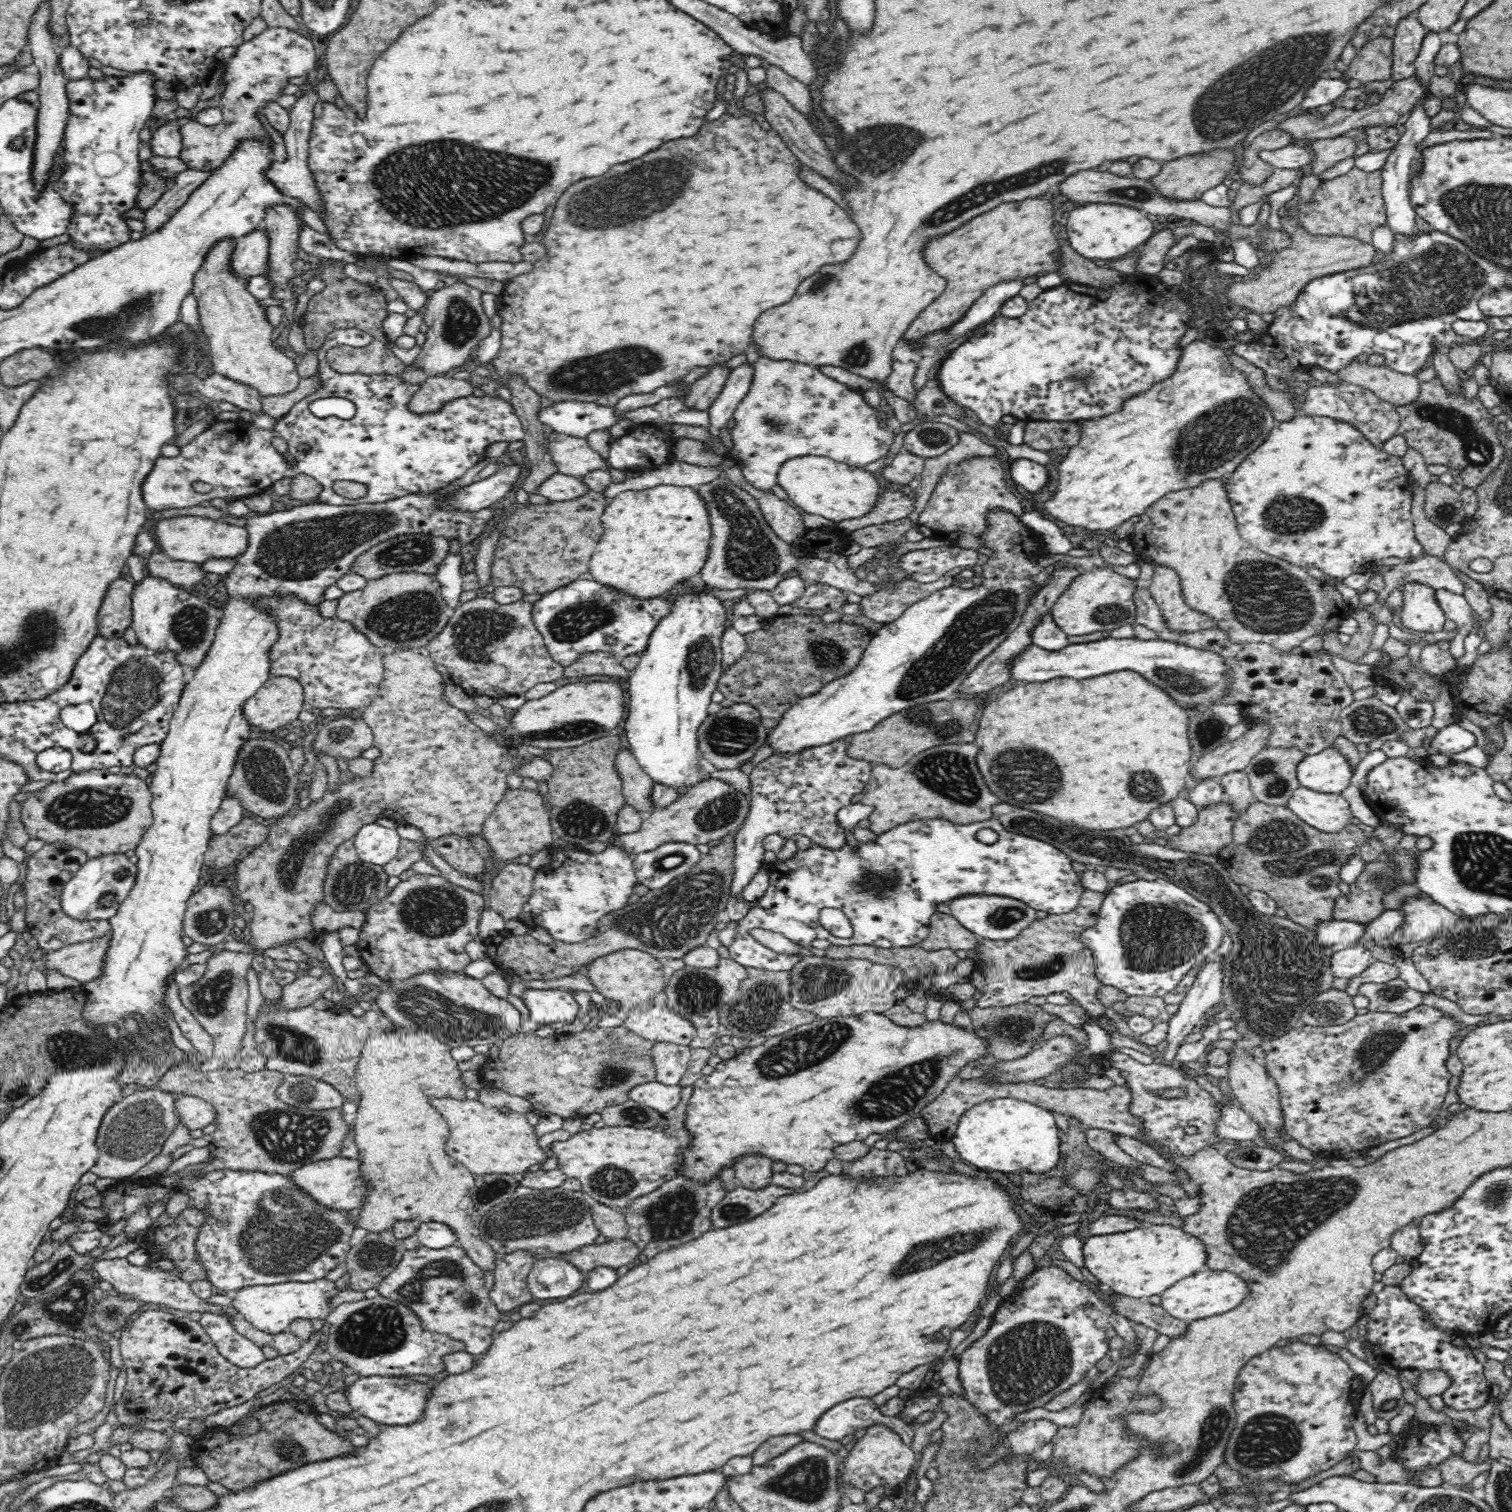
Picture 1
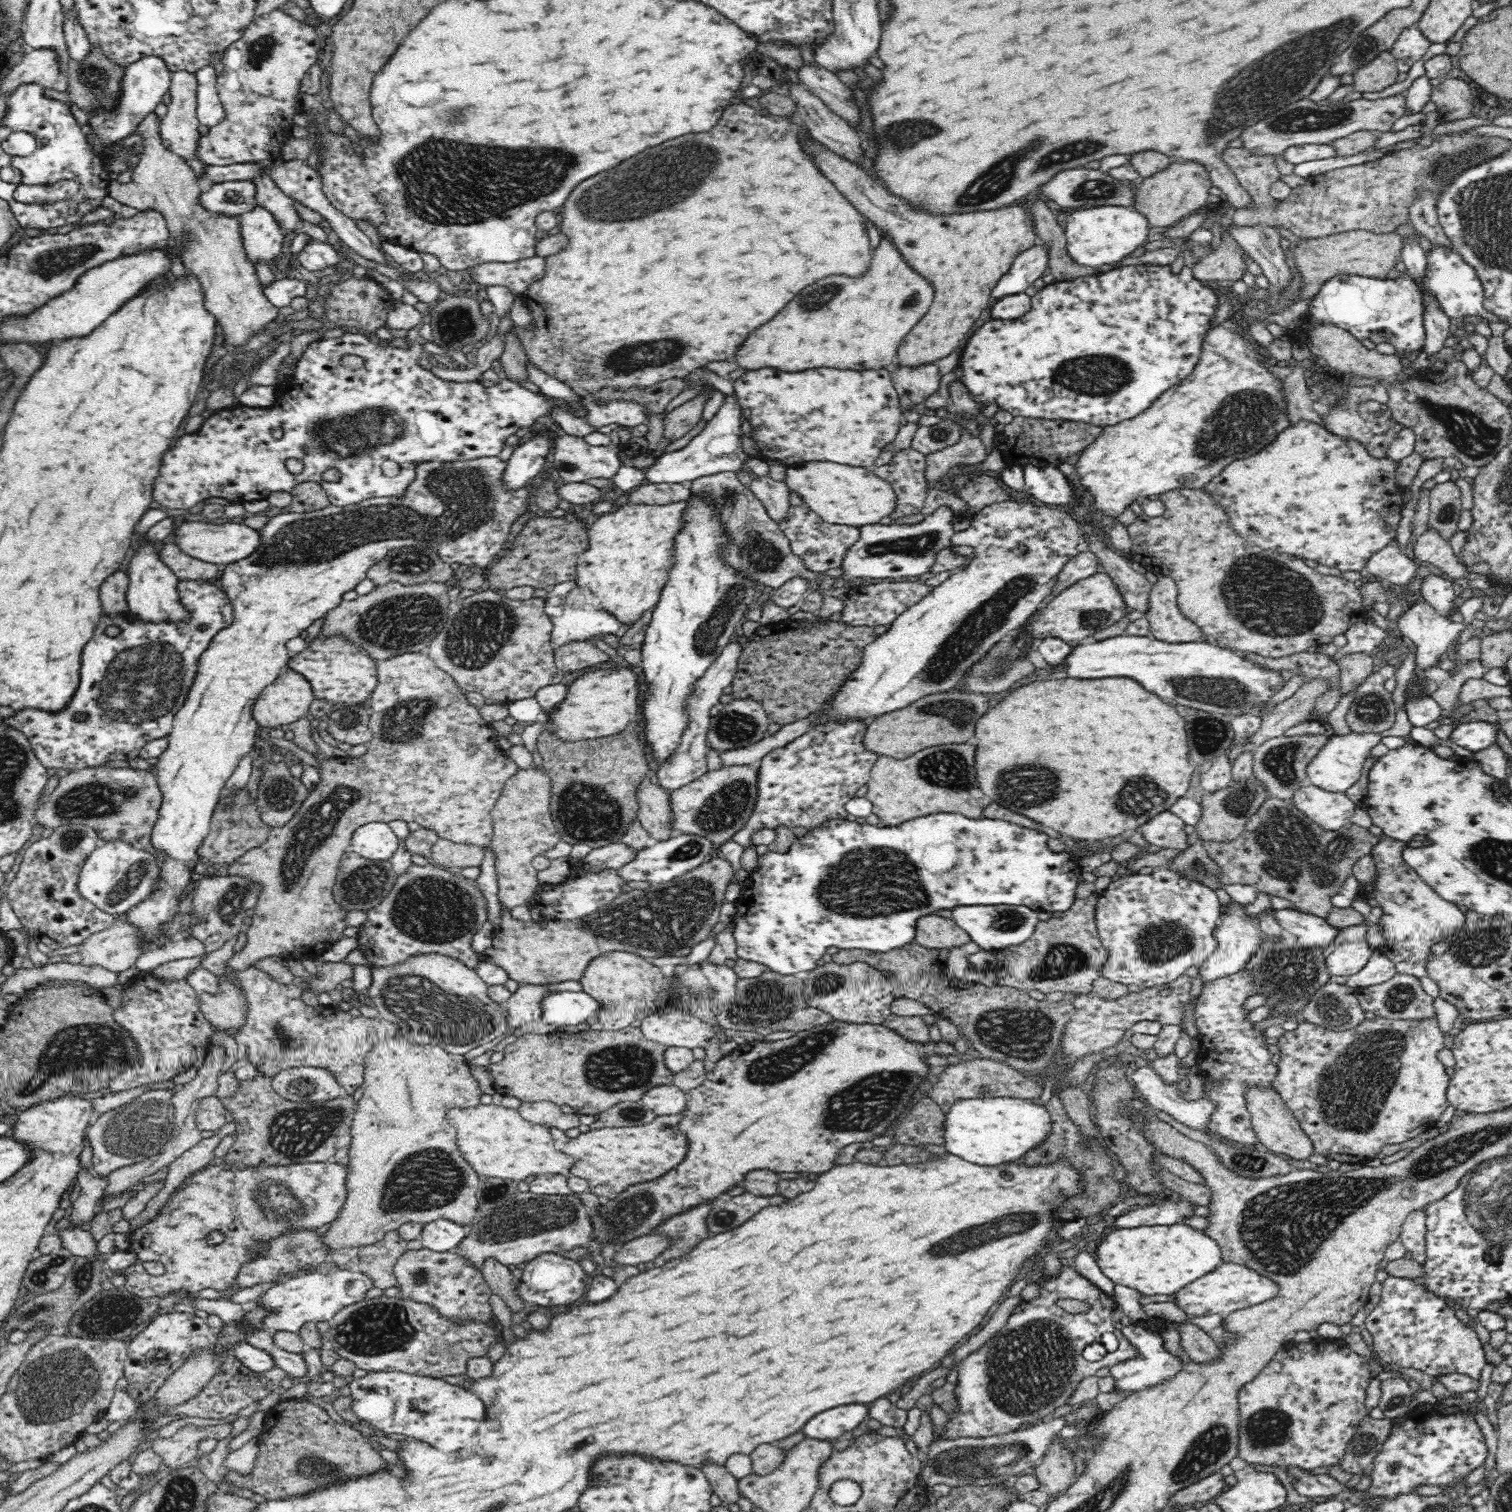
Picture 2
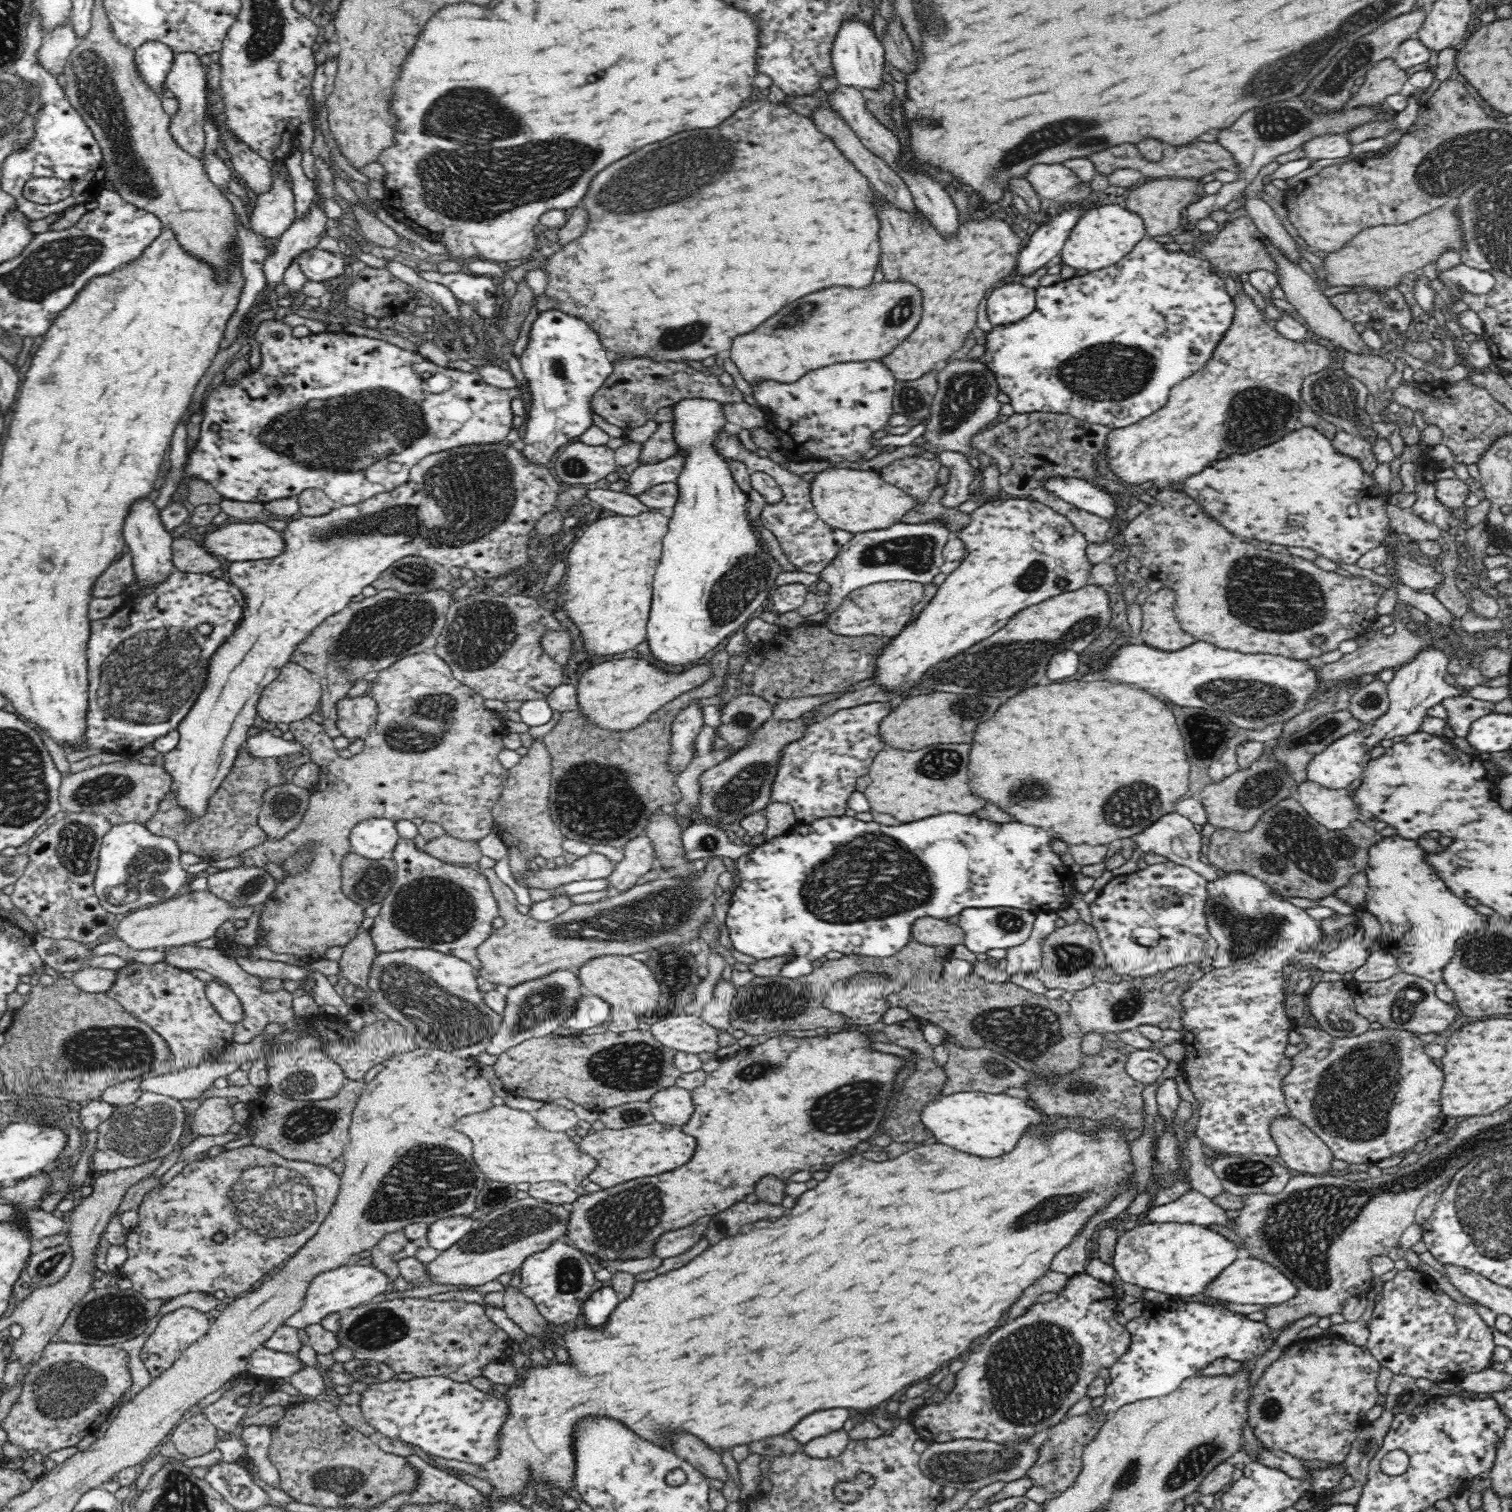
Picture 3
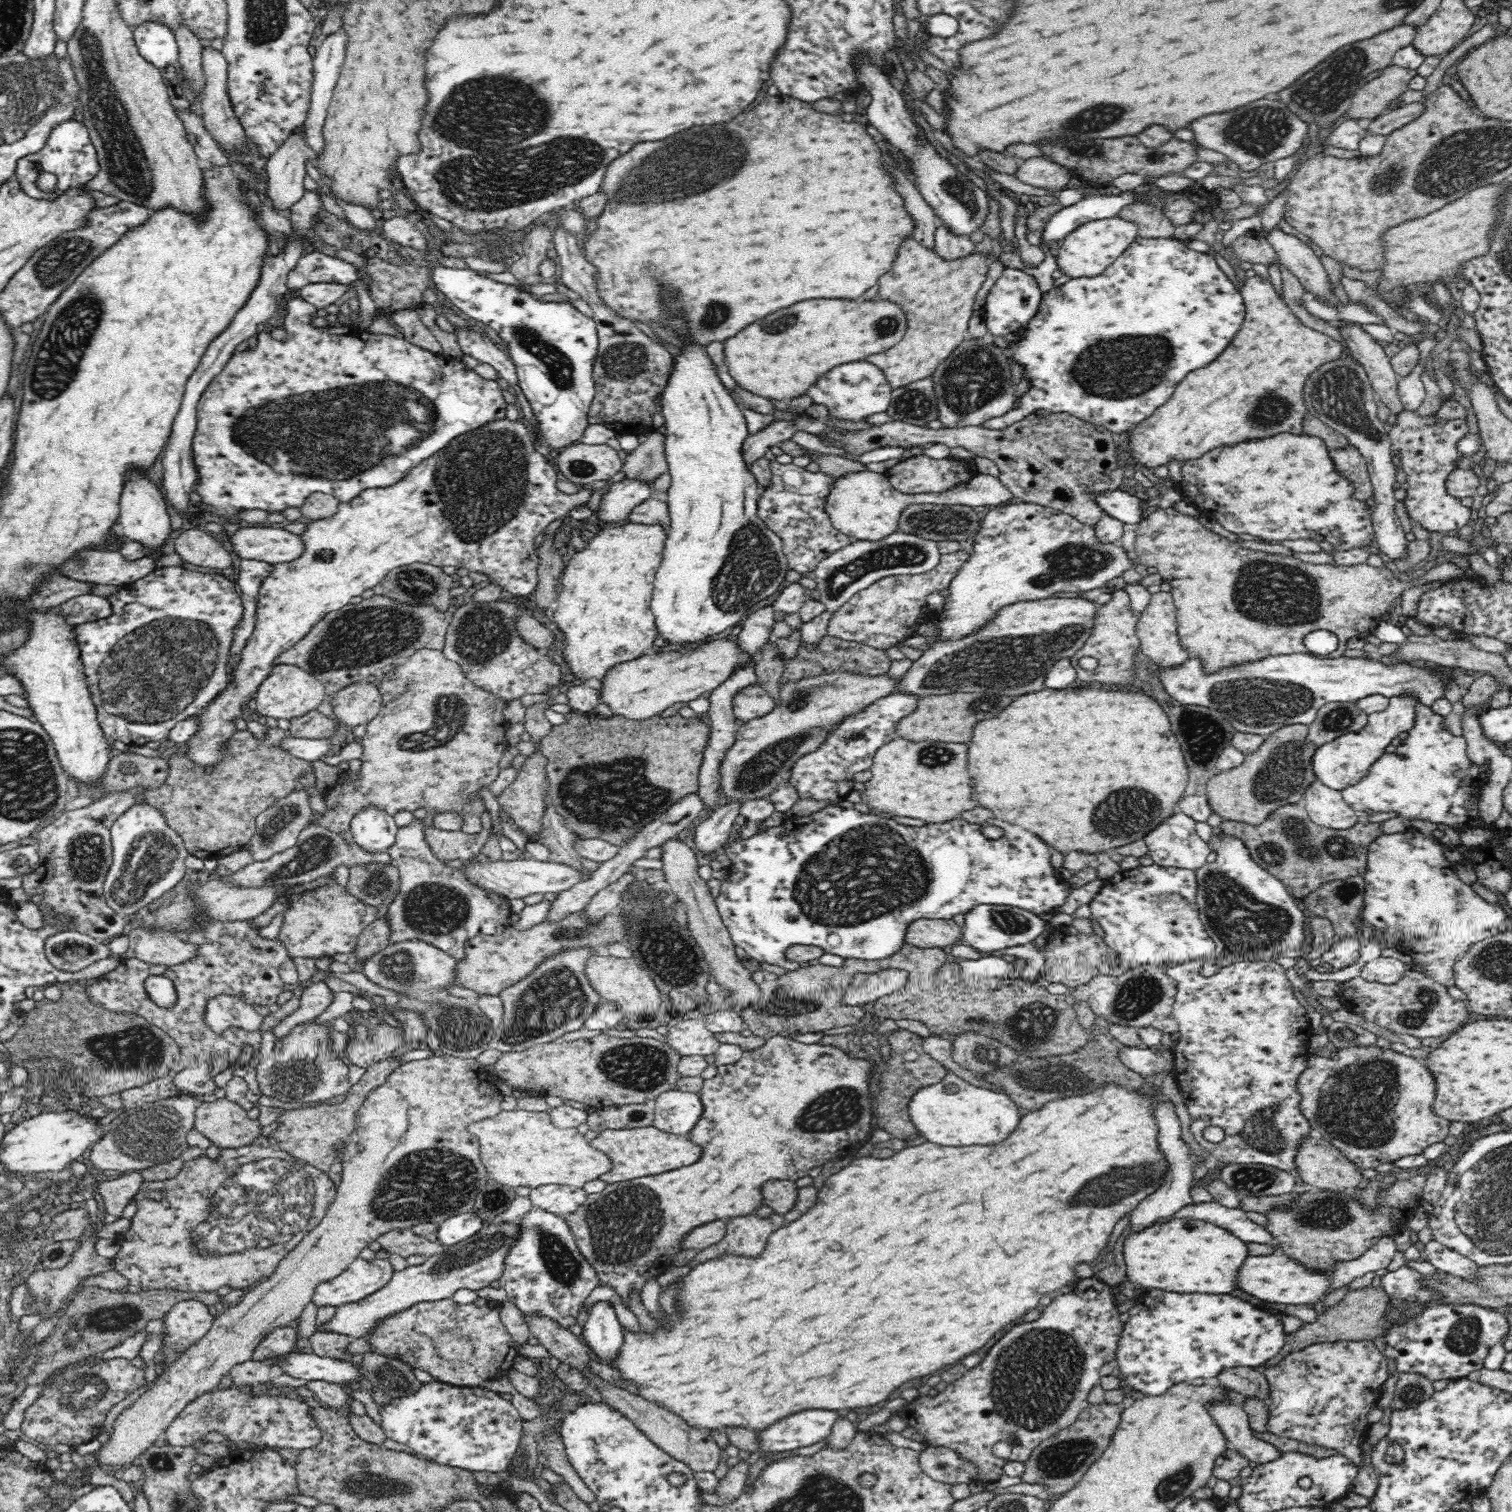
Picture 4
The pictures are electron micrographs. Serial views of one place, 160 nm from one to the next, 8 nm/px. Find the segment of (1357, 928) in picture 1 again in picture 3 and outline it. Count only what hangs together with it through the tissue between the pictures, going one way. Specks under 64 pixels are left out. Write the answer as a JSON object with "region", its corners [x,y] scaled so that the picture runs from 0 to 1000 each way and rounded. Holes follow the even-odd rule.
{"region":[[[823,577],[811,578],[803,583],[799,583],[800,595],[798,598],[799,614],[805,623],[805,630],[802,634],[802,640],[811,640],[833,635],[845,624],[845,622],[854,622],[856,626],[873,626],[875,620],[873,610],[862,602],[845,594],[833,581]]]}

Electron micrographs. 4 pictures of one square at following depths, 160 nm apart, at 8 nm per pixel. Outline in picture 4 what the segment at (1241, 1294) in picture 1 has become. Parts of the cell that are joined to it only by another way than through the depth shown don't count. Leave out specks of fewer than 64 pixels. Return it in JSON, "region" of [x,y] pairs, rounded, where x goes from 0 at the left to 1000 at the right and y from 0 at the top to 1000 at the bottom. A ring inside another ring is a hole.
{"region":[[[842,828],[841,830],[824,831],[817,843],[817,853],[823,854],[836,862],[868,862],[872,870],[876,869],[875,860],[880,851],[877,842],[866,841],[856,833]]]}

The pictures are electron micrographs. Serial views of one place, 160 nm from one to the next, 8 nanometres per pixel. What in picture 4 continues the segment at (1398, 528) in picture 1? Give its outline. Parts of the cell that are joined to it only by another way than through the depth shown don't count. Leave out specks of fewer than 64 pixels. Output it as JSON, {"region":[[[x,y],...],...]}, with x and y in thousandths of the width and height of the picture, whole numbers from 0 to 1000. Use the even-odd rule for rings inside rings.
{"region":[[[845,287],[843,290],[836,290],[836,291],[828,291],[828,292],[821,292],[819,295],[811,295],[806,298],[800,298],[800,300],[796,300],[793,304],[785,306],[782,308],[782,319],[779,322],[779,325],[782,330],[791,335],[795,341],[806,345],[812,352],[816,353],[828,353],[831,356],[839,357],[839,358],[850,358],[856,357],[868,357],[871,359],[878,358],[882,362],[882,365],[889,365],[890,364],[905,364],[908,363],[909,358],[909,351],[908,350],[907,338],[901,330],[896,329],[896,323],[889,315],[884,312],[882,305],[880,303],[878,295],[874,290],[864,287]]]}

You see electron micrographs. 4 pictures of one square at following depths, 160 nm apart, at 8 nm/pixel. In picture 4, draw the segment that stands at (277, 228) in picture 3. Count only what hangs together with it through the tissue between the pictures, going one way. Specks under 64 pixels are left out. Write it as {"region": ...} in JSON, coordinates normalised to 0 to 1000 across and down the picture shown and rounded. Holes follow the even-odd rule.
{"region":[[[197,84],[176,108],[176,130],[180,134],[180,138],[187,140],[192,139],[194,135],[202,128],[201,106],[209,102],[202,94],[201,84]]]}

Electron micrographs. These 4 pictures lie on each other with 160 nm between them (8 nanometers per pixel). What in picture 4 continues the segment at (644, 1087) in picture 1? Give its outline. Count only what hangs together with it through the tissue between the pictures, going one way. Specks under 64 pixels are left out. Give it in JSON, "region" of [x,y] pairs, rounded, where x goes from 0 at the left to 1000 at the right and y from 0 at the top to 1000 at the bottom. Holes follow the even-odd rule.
{"region":[[[442,721],[433,726],[432,745],[444,750],[455,751],[464,738],[461,723]]]}

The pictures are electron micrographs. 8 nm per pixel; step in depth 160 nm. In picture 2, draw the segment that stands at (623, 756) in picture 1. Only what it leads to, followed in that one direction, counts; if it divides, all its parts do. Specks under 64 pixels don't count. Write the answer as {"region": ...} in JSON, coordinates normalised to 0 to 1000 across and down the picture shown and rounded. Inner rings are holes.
{"region":[[[426,515],[421,522],[422,531],[421,542],[435,556],[440,556],[444,553],[443,550],[443,527],[438,521],[431,518],[430,515]]]}

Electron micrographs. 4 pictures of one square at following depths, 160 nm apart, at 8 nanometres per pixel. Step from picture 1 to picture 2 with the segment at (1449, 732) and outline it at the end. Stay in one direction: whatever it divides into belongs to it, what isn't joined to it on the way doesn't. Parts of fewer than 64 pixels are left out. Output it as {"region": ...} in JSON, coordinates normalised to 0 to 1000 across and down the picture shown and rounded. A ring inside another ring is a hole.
{"region":[[[974,477],[962,479],[958,489],[967,495],[978,497],[988,492],[989,487],[991,487],[991,479],[982,477]]]}

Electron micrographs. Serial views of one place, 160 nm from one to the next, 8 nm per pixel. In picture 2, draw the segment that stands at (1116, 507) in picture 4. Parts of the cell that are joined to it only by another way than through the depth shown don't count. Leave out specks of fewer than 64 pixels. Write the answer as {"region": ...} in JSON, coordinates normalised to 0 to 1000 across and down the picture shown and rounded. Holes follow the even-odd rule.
{"region":[[[680,306],[677,310],[678,325],[693,333],[708,333],[714,335],[710,321],[698,309],[688,310]]]}

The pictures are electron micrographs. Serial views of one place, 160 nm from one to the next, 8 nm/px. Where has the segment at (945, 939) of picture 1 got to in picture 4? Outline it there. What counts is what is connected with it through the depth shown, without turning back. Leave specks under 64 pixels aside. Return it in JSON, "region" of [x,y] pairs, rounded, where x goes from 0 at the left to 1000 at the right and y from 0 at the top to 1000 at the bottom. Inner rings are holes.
{"region":[[[608,608],[601,612],[599,625],[607,627],[624,627],[636,622],[637,614],[631,608]]]}

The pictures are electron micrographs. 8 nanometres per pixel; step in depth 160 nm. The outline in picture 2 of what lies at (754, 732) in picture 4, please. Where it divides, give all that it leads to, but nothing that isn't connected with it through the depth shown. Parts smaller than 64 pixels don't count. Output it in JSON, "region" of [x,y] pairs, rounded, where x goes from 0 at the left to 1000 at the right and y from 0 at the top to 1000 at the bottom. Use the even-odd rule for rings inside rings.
{"region":[[[496,506],[478,507],[468,510],[451,521],[442,524],[444,552],[464,553],[473,560],[483,556],[493,546],[501,526],[501,509]]]}

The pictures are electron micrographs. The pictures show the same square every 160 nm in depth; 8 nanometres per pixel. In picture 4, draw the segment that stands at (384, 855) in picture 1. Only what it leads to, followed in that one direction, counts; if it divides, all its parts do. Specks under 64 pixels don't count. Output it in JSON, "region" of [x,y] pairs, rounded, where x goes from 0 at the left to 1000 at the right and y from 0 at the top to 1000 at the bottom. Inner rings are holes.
{"region":[[[243,534],[233,541],[231,550],[235,559],[242,564],[252,564],[261,558],[263,548],[260,540]]]}

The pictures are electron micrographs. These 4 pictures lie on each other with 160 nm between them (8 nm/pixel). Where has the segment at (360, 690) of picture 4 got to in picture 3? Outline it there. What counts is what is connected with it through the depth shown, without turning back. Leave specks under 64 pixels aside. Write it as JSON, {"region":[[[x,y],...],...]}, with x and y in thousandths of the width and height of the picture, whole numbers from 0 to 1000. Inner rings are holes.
{"region":[[[238,460],[235,462],[228,461],[222,465],[223,474],[220,478],[225,482],[225,486],[229,488],[241,489],[245,481],[249,478],[249,464]]]}

